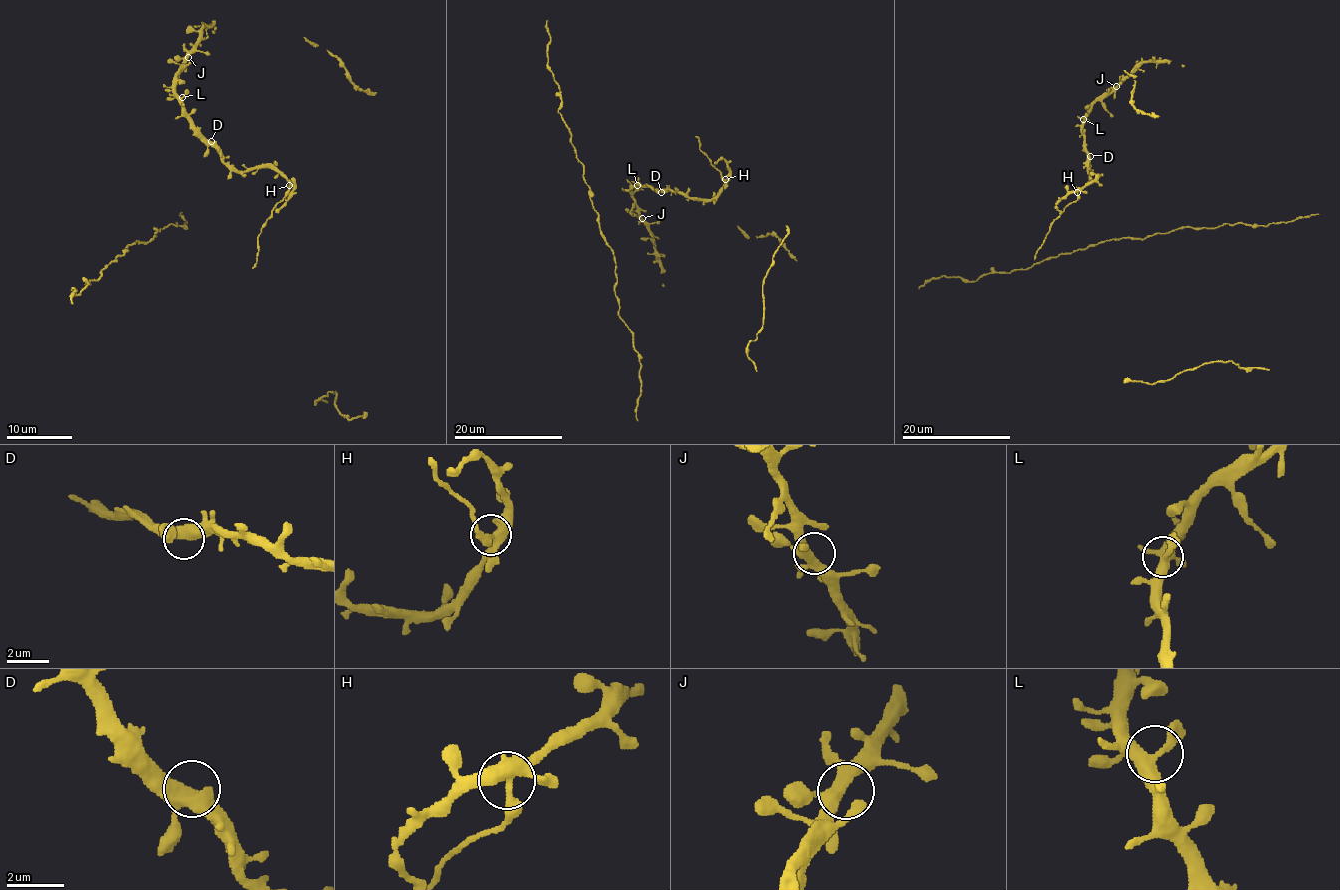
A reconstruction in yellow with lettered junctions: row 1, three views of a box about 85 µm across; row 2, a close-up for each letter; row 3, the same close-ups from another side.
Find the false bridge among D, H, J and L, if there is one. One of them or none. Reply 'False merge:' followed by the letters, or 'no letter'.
False merge: H

